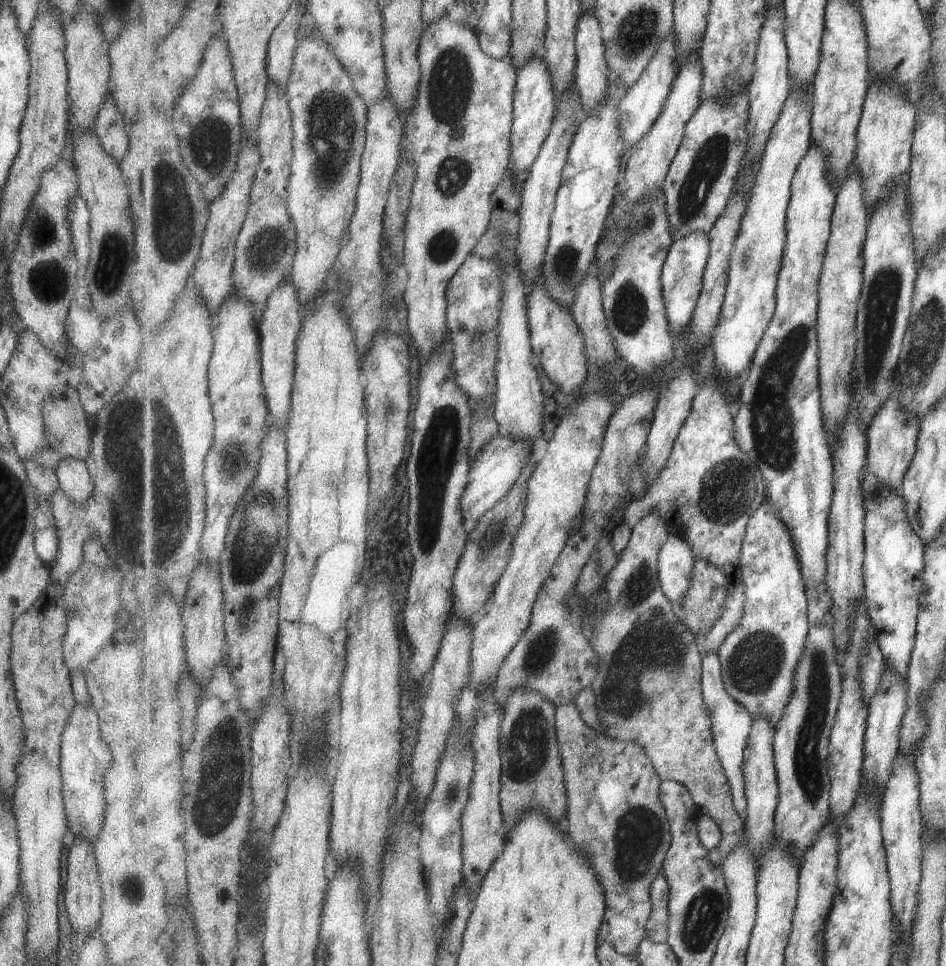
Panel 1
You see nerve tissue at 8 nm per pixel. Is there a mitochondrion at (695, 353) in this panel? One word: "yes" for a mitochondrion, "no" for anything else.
no

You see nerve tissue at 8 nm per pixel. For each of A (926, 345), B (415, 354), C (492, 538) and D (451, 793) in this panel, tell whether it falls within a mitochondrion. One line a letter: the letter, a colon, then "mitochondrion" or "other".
A: mitochondrion
B: other
C: mitochondrion
D: mitochondrion

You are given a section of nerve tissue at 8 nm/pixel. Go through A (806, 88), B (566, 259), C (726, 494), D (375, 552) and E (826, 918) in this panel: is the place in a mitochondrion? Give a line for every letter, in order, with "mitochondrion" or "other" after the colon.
A: other
B: mitochondrion
C: mitochondrion
D: other
E: other

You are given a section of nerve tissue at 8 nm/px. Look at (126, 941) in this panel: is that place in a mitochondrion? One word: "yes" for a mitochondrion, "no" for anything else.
no

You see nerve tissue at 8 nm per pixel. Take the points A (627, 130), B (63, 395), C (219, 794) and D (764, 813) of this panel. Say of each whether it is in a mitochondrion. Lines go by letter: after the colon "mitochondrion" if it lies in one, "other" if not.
A: other
B: other
C: mitochondrion
D: other

